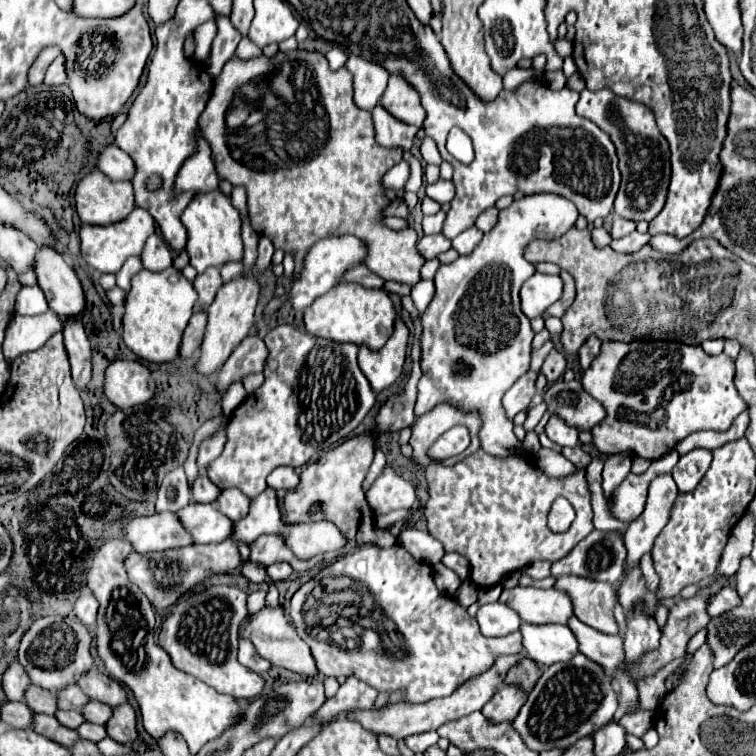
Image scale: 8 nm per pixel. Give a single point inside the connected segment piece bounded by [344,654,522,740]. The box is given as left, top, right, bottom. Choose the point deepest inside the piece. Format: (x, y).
(399, 719)

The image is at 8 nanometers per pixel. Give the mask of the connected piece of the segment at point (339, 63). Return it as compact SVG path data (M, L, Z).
M334 46L330 52L326 52L326 58L328 58L328 62L330 62L330 68L342 68L344 64L346 64L346 60L348 60L348 54L340 48L340 46Z

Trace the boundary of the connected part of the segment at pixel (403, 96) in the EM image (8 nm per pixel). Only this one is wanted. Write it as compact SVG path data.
M398 72L390 74L388 88L380 100L380 104L398 120L414 126L422 126L424 122L424 108L420 104L420 96L412 84L408 84Z

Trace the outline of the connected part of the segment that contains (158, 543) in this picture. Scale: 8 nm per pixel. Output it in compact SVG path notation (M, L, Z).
M156 512L152 516L138 516L126 526L126 540L134 546L136 552L162 552L168 548L184 548L192 544L190 532L176 520L176 512Z

